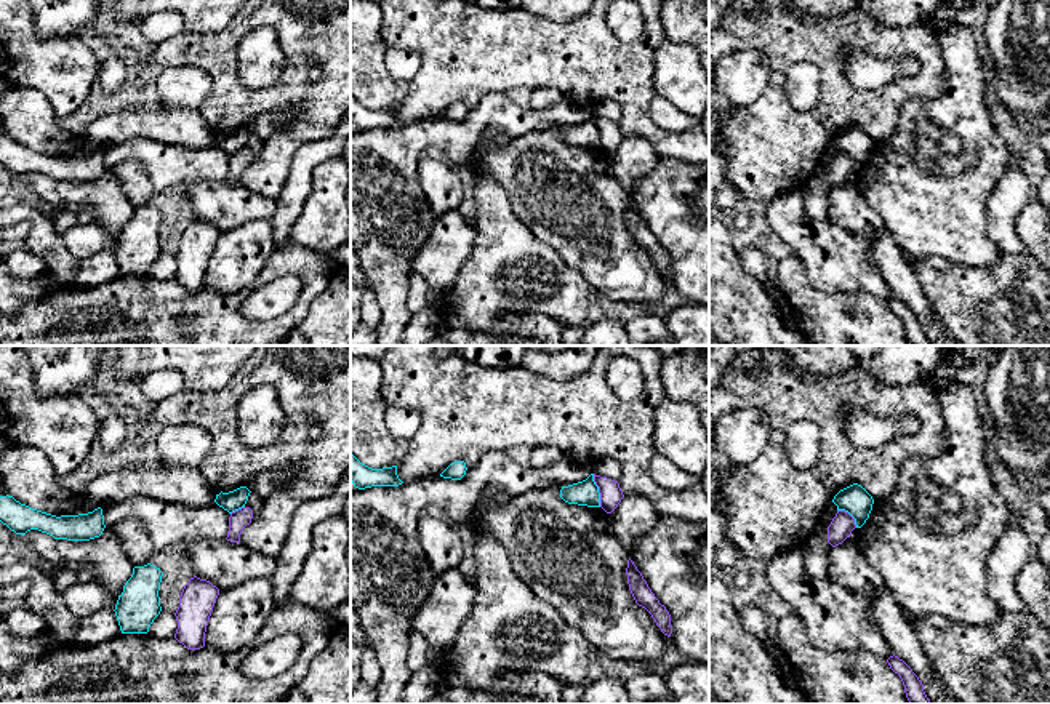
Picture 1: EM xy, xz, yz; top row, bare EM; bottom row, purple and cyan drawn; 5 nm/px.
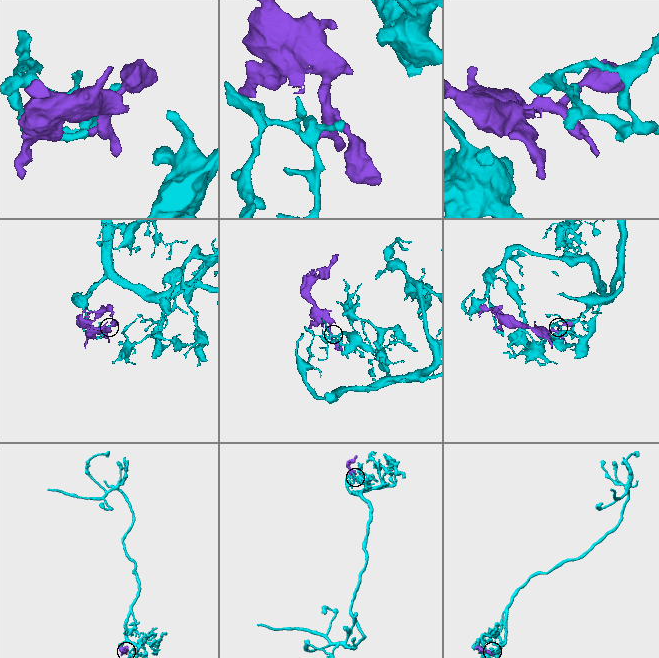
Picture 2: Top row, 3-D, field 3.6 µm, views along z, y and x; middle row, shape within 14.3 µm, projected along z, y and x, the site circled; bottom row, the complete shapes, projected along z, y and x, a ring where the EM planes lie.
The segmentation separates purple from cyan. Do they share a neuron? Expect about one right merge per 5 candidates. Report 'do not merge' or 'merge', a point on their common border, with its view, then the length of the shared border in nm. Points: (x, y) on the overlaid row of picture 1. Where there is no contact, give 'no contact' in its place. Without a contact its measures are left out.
do not merge | xz (599, 490) | 170 nm

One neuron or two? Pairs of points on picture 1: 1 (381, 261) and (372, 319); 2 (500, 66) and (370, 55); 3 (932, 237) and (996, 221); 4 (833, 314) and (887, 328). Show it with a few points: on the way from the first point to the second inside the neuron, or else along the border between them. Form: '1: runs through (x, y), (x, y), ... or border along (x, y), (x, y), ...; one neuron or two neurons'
1: border along (368, 287), (380, 311), (376, 327); two neurons
2: border along (380, 40), (386, 47); two neurons
3: border along (993, 186), (988, 196), (986, 232), (1001, 253); two neurons
4: runs through (845, 327), (874, 328); one neuron

